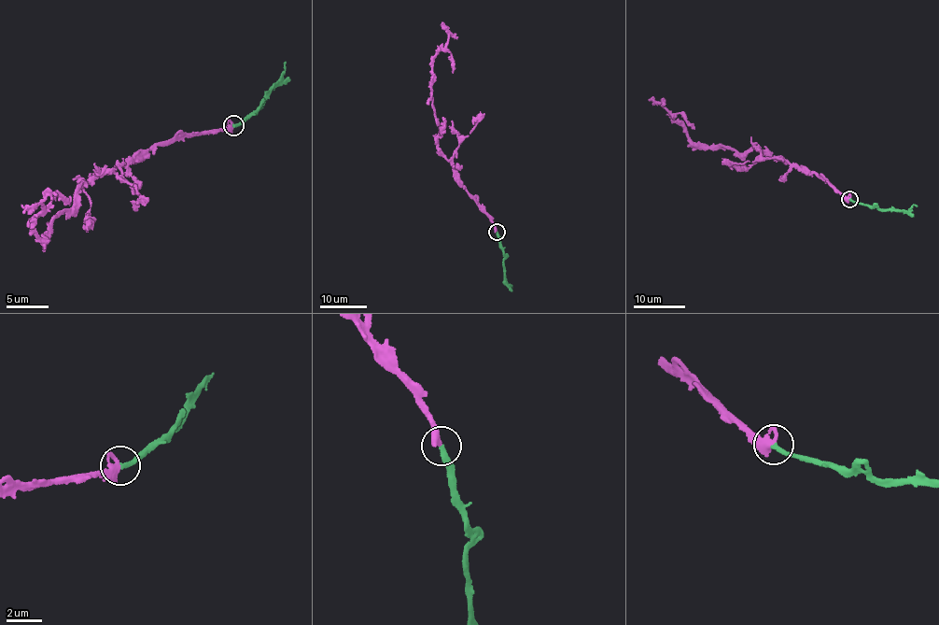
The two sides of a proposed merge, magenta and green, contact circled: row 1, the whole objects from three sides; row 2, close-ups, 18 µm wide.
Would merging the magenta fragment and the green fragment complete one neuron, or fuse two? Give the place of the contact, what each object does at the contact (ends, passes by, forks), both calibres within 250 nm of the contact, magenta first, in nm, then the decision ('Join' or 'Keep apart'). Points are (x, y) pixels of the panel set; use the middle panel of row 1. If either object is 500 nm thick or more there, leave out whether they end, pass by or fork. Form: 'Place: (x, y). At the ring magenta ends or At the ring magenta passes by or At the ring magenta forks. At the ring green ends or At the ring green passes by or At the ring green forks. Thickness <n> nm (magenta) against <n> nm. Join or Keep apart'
Place: (497, 232). At the ring magenta ends. At the ring green ends. Thickness 480 nm (magenta) against 280 nm. Join

